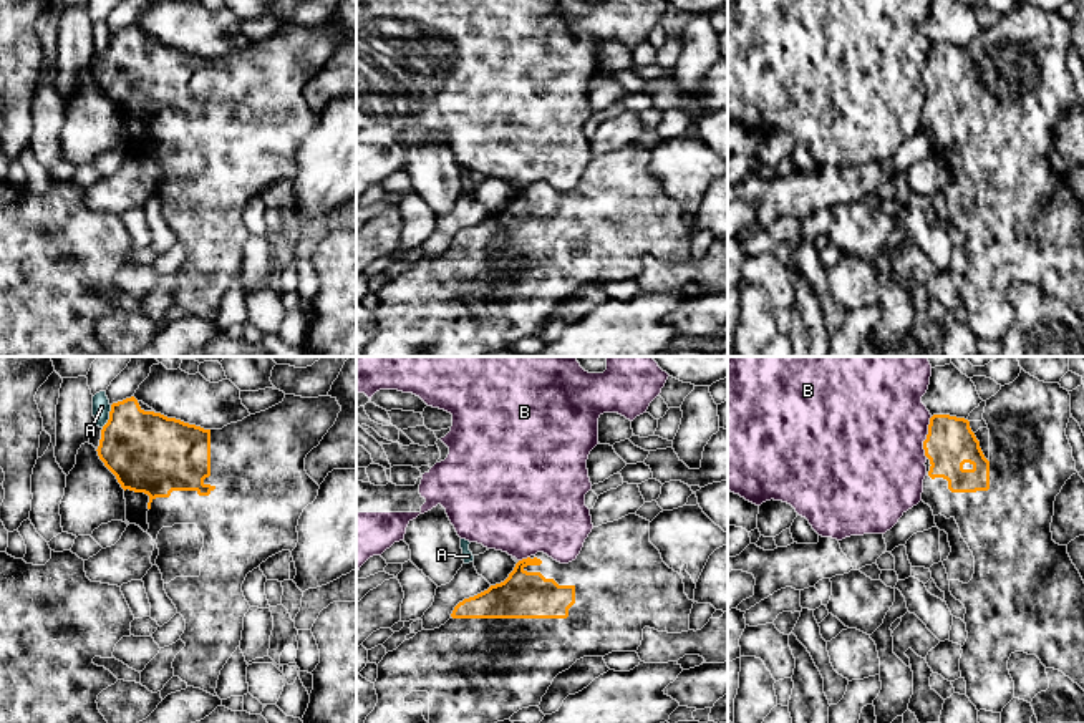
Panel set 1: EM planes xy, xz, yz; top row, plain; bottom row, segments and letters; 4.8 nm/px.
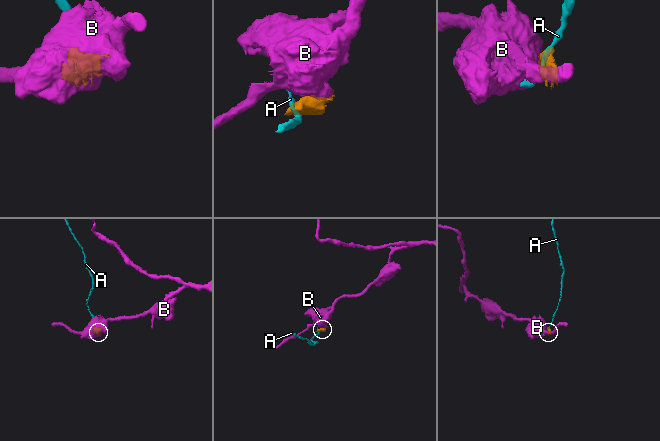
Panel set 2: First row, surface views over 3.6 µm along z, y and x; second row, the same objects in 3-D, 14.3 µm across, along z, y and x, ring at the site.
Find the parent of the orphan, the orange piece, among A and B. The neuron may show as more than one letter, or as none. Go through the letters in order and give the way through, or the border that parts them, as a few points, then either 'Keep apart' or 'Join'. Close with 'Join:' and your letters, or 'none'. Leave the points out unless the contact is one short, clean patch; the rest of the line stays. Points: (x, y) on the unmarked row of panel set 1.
A: Boundary: xy (111, 33), (110, 45), (101, 55). Keep apart
B: Keep apart
Join: none

